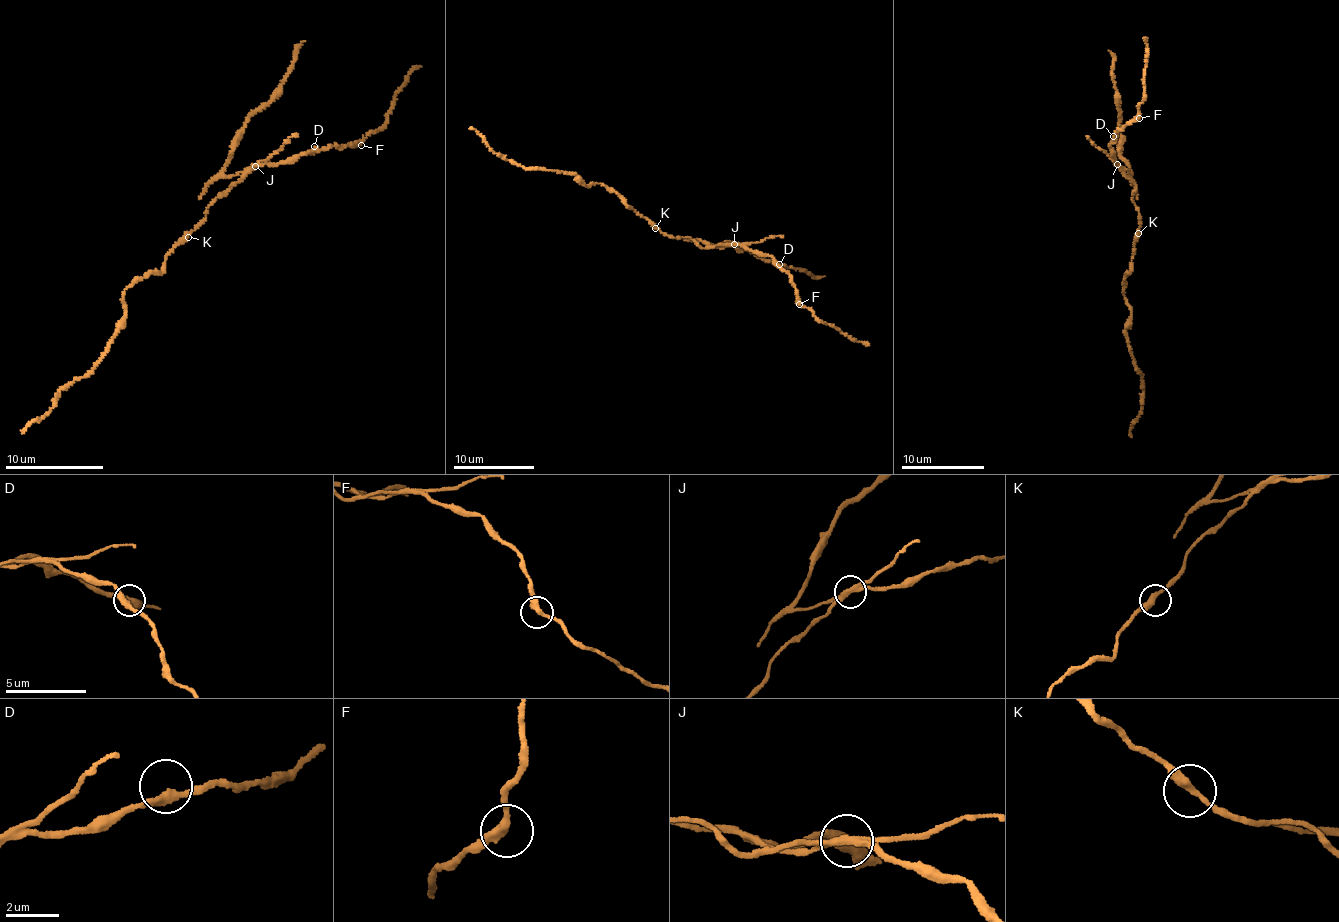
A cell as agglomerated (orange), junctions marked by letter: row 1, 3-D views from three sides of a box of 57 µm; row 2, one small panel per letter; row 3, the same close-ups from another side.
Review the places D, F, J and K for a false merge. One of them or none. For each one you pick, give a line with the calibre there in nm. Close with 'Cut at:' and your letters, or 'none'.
J: Thickness 300 nm
Cut at: J

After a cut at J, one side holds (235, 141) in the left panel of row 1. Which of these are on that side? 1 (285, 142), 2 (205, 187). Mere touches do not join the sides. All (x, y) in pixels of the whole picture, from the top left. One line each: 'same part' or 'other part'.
1: same part
2: same part

